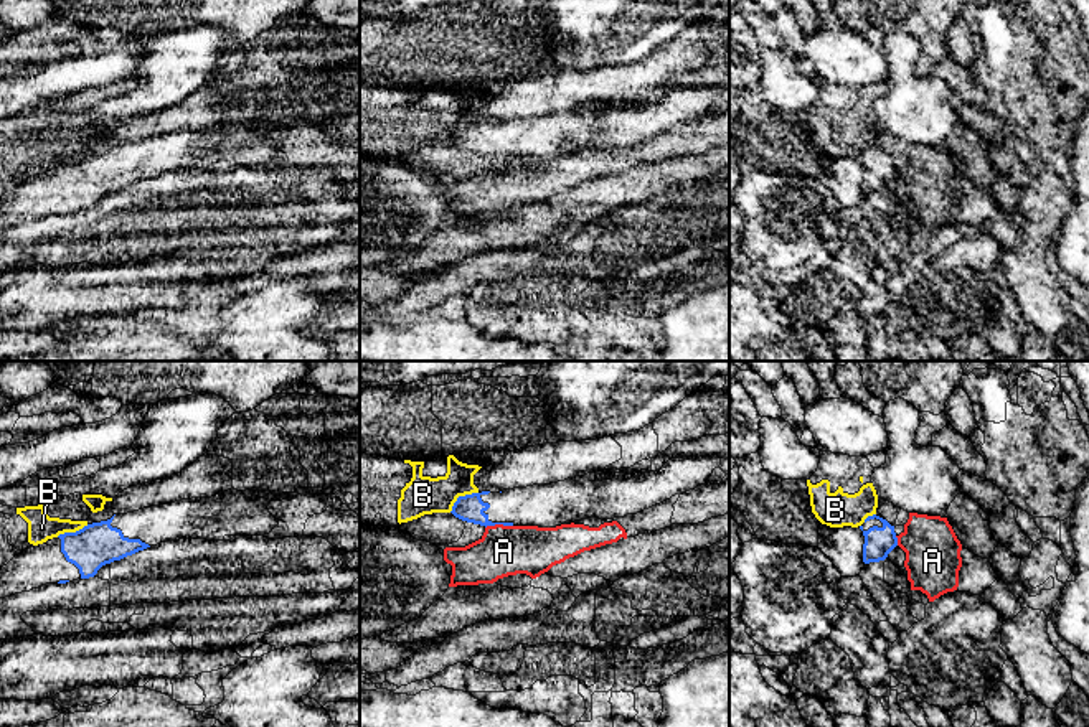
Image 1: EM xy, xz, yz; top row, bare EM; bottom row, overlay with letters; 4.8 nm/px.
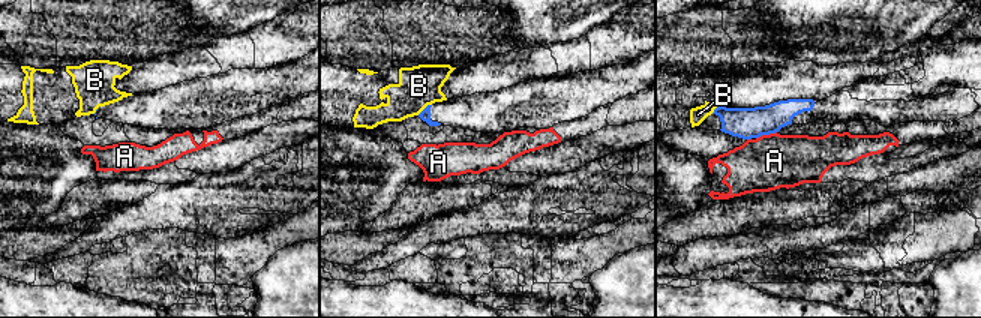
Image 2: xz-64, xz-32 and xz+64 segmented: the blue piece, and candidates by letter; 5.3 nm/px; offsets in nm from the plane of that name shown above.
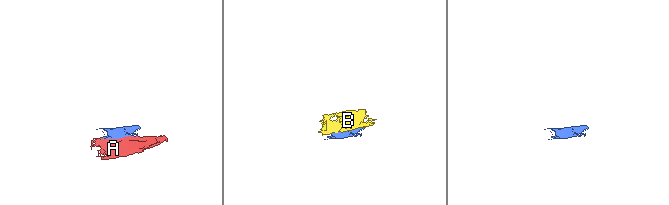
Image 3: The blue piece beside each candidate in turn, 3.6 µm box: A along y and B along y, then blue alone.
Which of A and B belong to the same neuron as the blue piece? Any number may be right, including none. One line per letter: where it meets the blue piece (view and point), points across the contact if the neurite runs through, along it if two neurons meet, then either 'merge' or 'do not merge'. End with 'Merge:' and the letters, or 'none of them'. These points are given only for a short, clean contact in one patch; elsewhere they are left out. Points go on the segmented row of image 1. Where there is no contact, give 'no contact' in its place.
A: meets blue in xz at (499, 523); do not merge
B: meets blue in xz at (461, 497); border along xz (477, 492), (461, 495), (449, 511); do not merge
Merge: none of them

